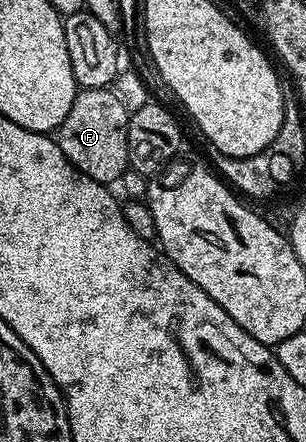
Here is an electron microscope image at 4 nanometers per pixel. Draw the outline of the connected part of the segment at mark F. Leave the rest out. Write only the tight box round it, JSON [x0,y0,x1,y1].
[57,87,129,185]

